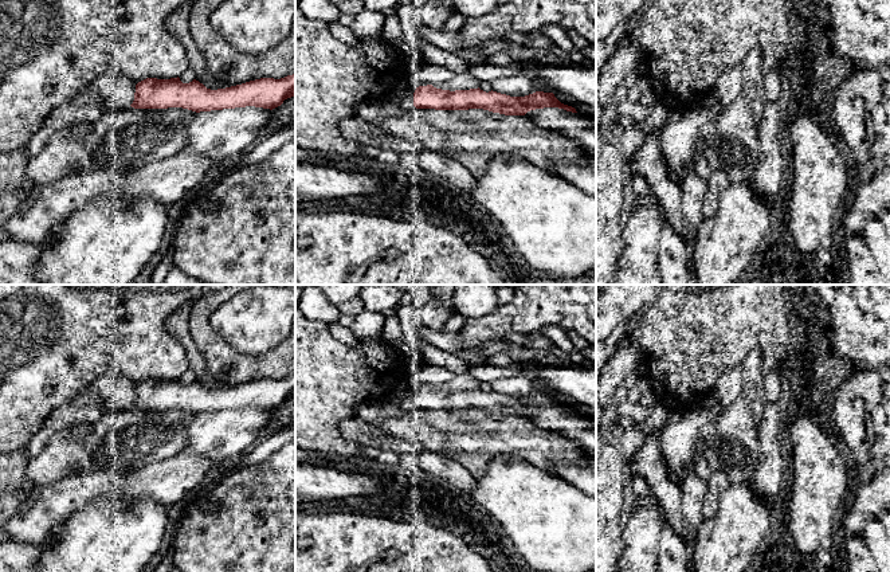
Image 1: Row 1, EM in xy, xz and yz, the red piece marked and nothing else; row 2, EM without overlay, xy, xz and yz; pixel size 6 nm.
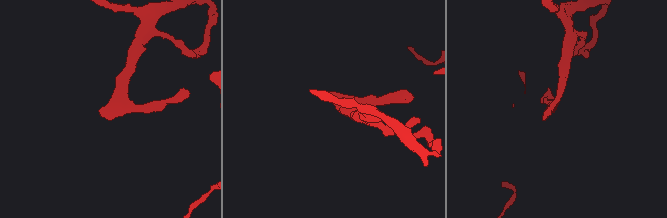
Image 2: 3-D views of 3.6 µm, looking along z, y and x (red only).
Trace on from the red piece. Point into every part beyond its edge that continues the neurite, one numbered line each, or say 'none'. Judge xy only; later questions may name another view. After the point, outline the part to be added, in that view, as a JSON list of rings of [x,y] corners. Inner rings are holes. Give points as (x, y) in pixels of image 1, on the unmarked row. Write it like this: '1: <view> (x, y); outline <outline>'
none

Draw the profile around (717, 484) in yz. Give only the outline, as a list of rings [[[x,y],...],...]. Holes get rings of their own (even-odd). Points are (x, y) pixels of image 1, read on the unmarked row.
[[[714,471],[706,482],[705,499],[702,506],[702,514],[705,518],[711,517],[717,508],[722,493],[729,487],[730,482],[728,477],[721,471]]]

